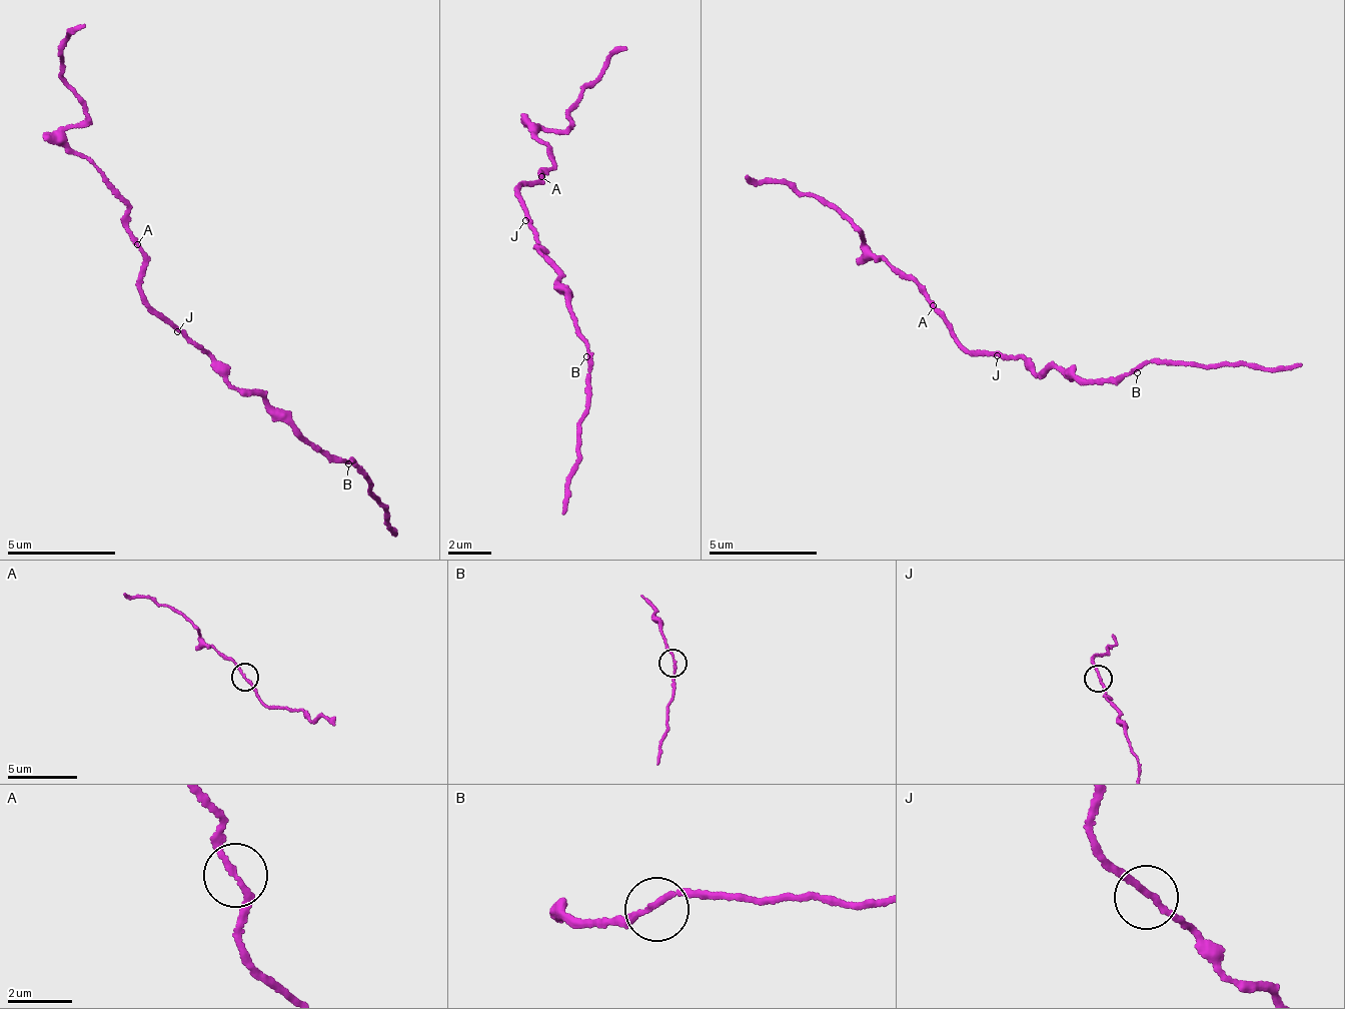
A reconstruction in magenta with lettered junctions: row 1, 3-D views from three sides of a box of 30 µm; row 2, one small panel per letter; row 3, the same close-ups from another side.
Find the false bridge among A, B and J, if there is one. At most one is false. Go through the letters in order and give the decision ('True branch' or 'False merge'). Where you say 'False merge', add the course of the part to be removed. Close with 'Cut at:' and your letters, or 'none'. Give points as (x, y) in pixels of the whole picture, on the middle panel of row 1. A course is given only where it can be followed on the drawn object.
A: True branch
B: True branch
J: True branch
Cut at: none

